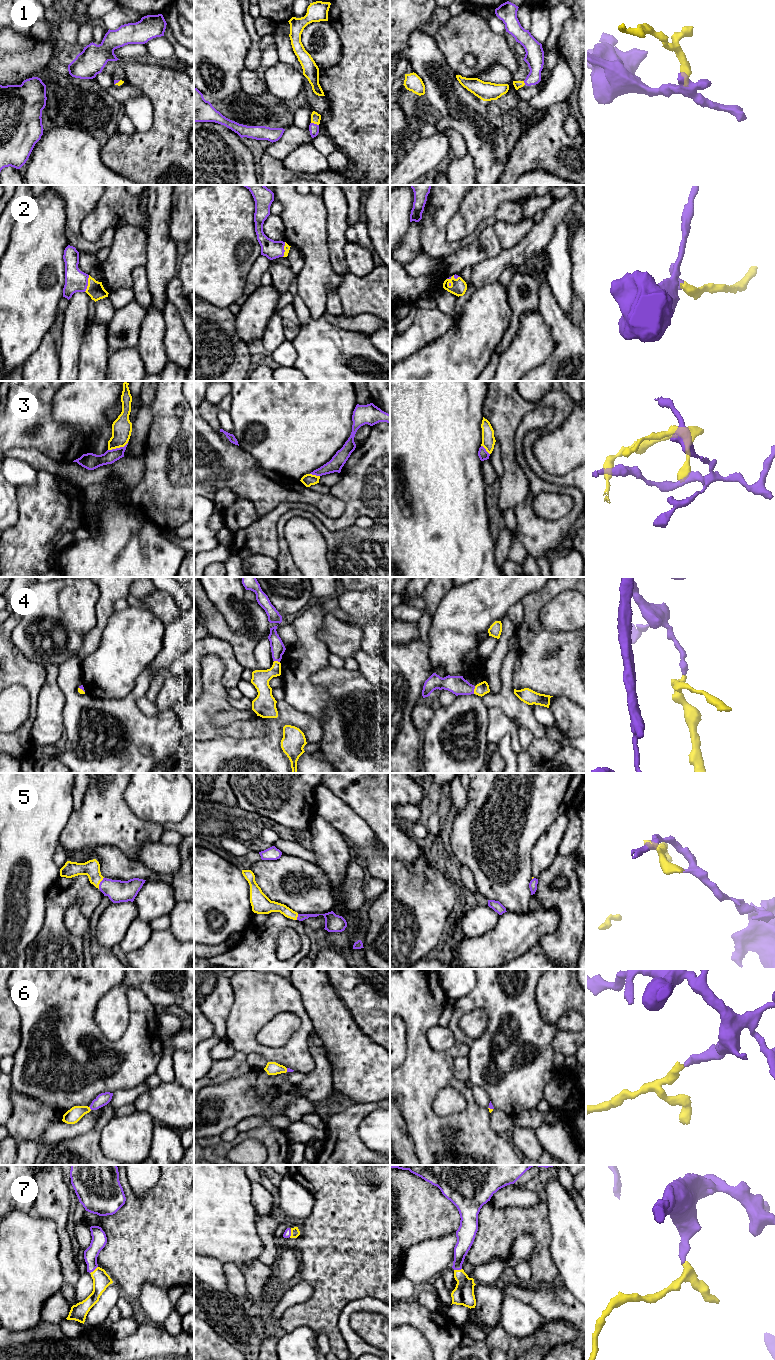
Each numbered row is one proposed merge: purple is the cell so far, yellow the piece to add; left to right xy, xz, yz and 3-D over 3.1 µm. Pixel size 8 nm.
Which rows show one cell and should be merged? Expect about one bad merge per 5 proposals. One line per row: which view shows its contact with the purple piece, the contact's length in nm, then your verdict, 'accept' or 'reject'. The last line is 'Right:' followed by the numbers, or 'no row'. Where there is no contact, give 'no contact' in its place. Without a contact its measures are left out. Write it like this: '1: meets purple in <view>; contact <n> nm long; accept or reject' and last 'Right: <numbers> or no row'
1: meets purple in xz; contact 70 nm long; accept
2: meets purple in xy; contact 140 nm long; accept
3: meets purple in xy; contact 190 nm long; reject
4: meets purple in yz; contact 70 nm long; accept
5: meets purple in xy; contact 100 nm long; accept
6: meets purple in xy; contact 40 nm long; accept
7: meets purple in xy; contact 90 nm long; accept
Right: 1, 2, 4, 5, 6, 7

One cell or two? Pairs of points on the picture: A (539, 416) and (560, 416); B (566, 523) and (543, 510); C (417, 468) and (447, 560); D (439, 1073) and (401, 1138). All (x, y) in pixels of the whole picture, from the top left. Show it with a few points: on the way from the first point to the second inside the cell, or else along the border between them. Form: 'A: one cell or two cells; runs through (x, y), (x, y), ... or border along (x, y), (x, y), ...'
A: two cells; border along (540, 403), (553, 409), (553, 416), (546, 424)
B: two cells; border along (573, 500), (571, 509), (556, 519), (535, 512)
C: one cell; runs through (417, 491), (417, 530), (424, 537)
D: two cells; border along (400, 1112), (415, 1151)

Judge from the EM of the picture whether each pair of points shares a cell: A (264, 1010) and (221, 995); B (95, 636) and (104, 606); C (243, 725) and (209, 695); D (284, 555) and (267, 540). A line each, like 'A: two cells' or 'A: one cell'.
A: two cells
B: one cell
C: one cell
D: two cells

